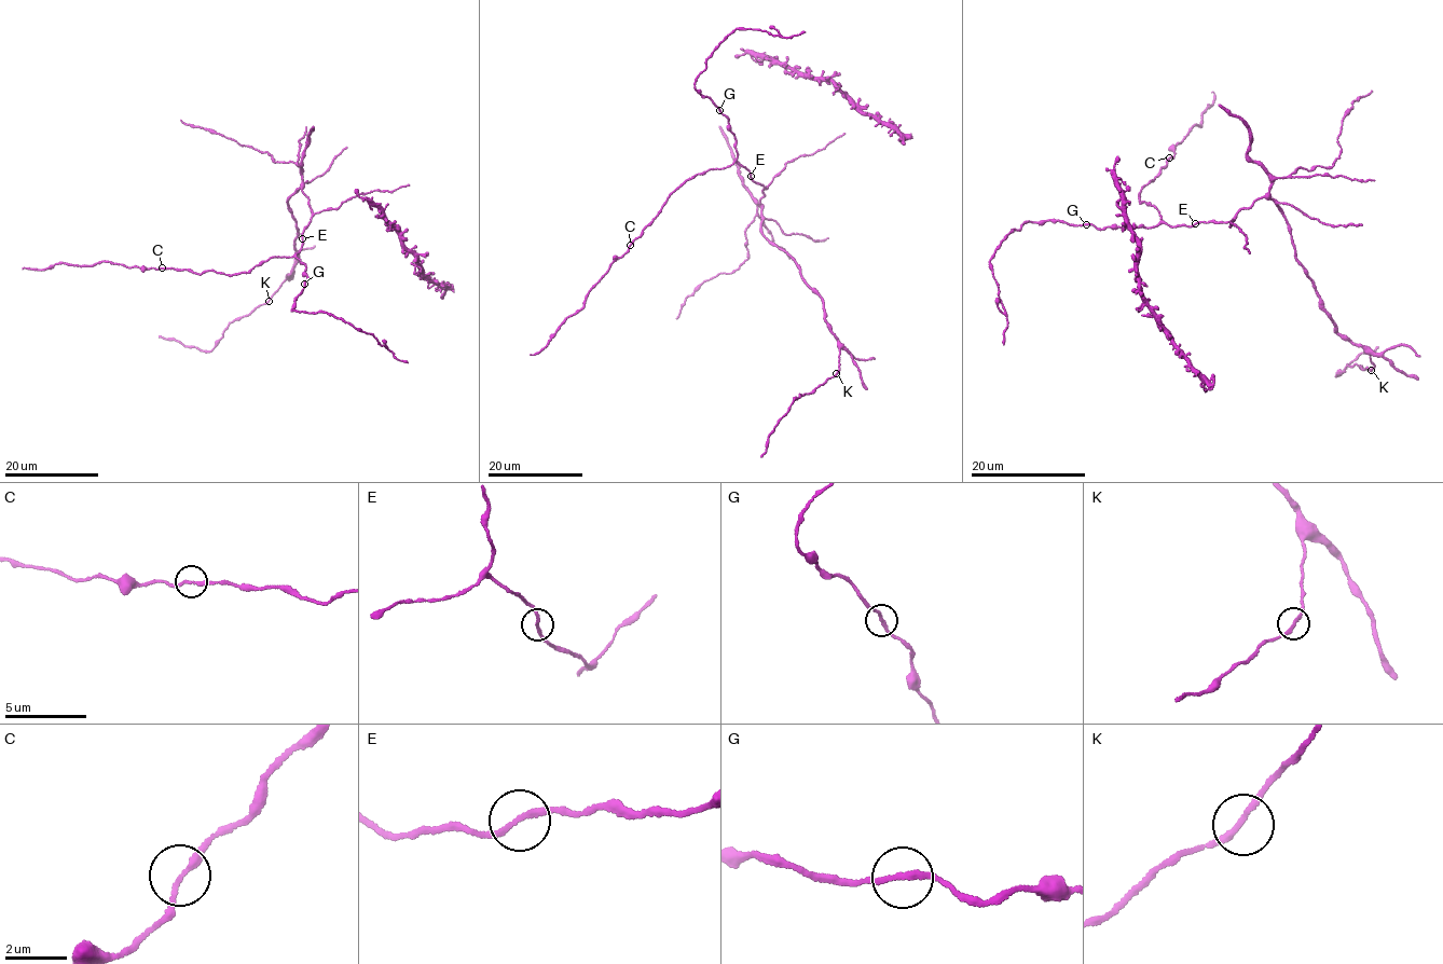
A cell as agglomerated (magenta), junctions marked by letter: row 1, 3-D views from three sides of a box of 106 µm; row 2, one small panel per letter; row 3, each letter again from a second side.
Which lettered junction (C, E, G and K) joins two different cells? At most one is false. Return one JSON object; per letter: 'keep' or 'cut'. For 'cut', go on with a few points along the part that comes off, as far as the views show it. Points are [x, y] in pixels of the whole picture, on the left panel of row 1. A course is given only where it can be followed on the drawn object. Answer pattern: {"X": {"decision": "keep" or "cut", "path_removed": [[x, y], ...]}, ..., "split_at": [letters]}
{"C": {"decision": "keep"}, "E": {"decision": "keep"}, "G": {"decision": "keep"}, "K": {"decision": "keep"}, "split_at": []}

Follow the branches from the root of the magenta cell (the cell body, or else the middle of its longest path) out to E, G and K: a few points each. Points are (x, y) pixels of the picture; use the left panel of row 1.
E: (305, 194), (312, 216), (302, 238)
G: (305, 194), (312, 216), (302, 233), (304, 243), (296, 256), (306, 266), (304, 272), (308, 279), (304, 284)
K: (305, 194), (301, 188), (288, 201), (298, 231), (294, 244), (298, 259), (292, 273), (287, 275), (269, 301)

